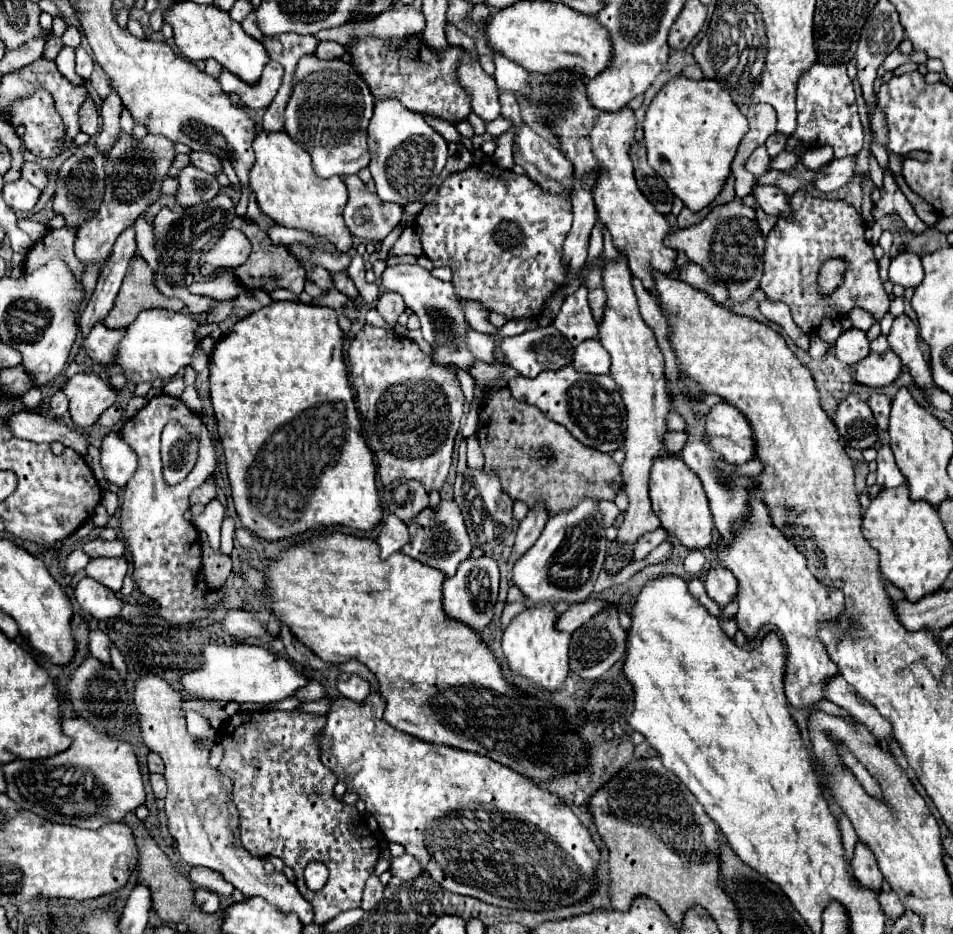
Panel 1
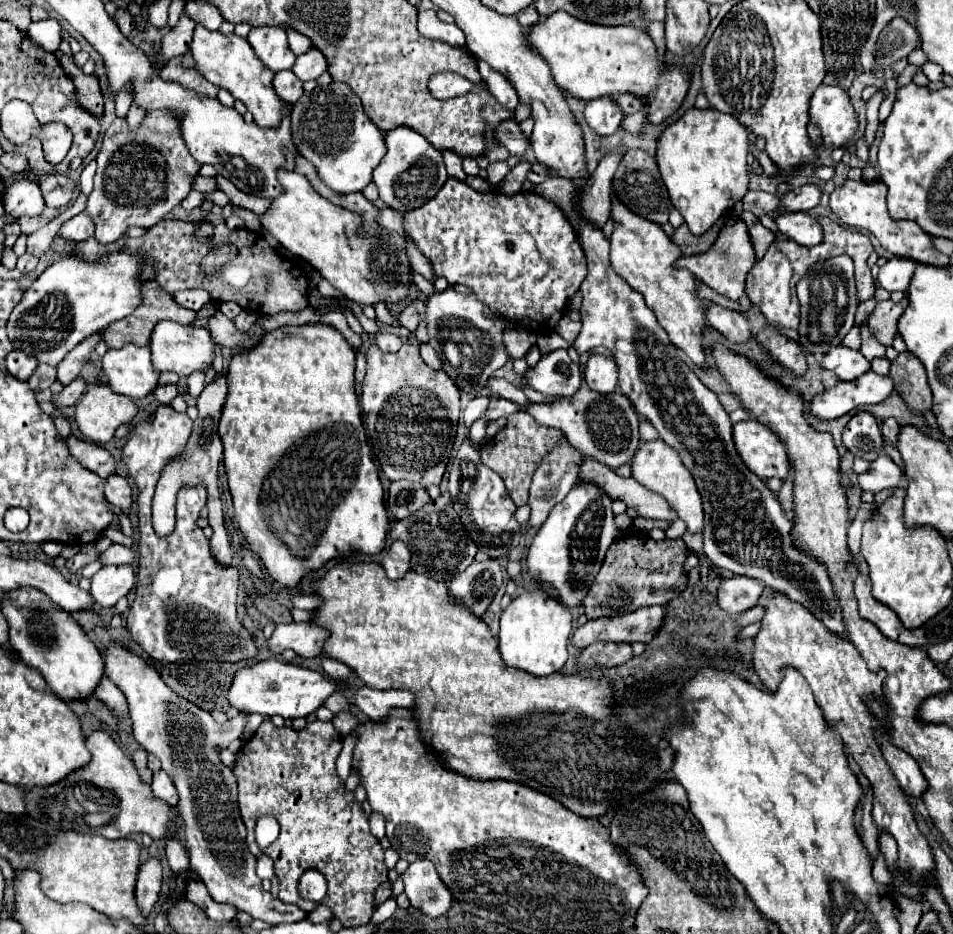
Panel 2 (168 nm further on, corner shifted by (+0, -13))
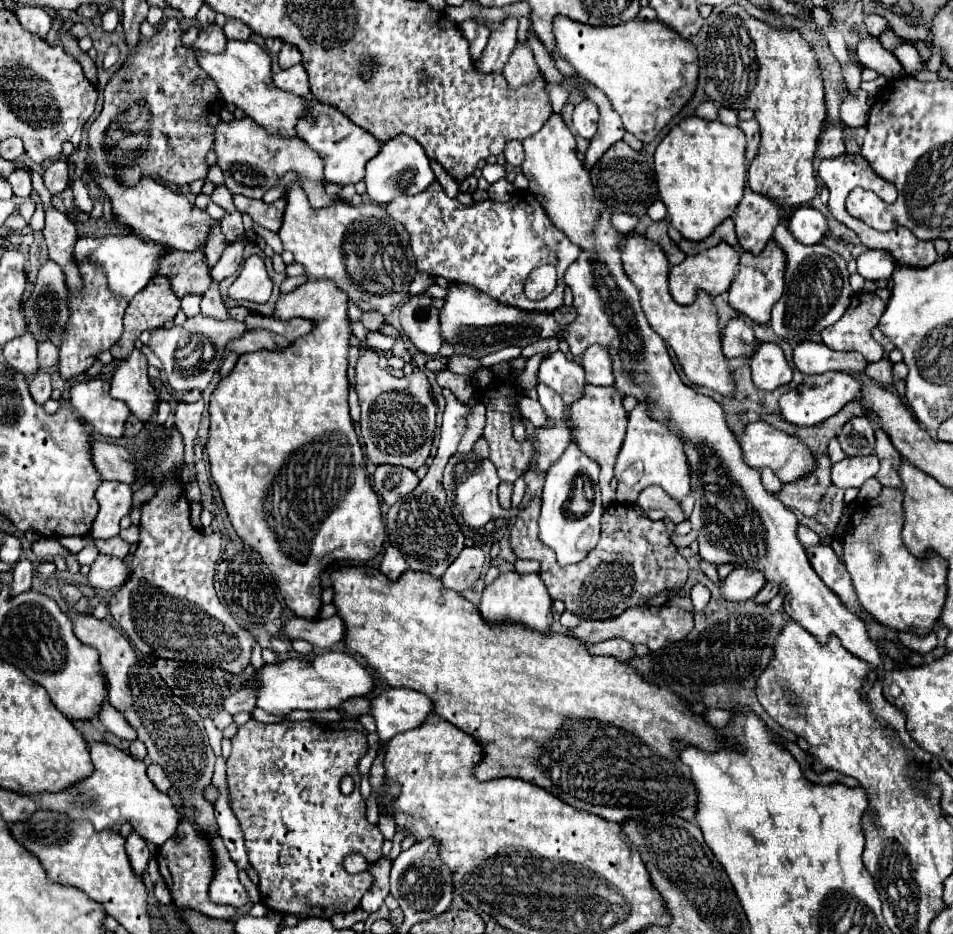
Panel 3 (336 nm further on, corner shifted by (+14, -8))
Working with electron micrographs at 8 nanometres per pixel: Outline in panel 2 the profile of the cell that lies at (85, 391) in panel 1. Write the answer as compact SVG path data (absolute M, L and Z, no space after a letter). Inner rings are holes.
M106 385L90 387L76 405L76 425L80 433L92 443L106 443L114 437L114 431L122 423L130 423L136 417L136 405L108 389Z

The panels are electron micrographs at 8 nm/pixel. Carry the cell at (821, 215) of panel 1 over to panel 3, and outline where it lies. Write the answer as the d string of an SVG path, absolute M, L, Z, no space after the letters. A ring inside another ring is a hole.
M770 240L766 248L758 256L740 254L740 270L730 286L730 306L738 312L748 316L756 324L768 324L772 306L780 300L784 292L784 252L782 248Z

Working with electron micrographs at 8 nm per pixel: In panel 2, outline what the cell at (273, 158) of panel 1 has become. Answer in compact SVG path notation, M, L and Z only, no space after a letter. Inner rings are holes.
M278 169L278 181L284 193L272 199L272 205L262 215L262 225L284 249L306 259L348 301L362 305L374 305L378 301L396 303L408 295L408 289L392 289L398 283L408 285L412 281L412 269L398 235L384 229L380 241L356 241L356 213L348 213L348 209L340 209L324 199L306 175Z

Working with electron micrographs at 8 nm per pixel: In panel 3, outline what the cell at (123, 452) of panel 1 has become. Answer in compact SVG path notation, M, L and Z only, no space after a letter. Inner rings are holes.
M104 480L96 490L96 500L100 504L100 510L92 524L92 538L118 536L120 520L130 514L132 508L132 488Z

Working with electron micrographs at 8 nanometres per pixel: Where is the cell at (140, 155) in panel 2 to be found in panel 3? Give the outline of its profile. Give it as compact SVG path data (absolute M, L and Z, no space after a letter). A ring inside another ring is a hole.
M170 16L162 26L158 26L156 34L150 40L140 38L134 56L126 64L118 66L118 70L106 84L104 108L88 132L90 162L86 166L86 172L94 168L102 174L116 174L120 180L126 180L126 184L130 184L130 180L138 180L138 176L144 174L158 174L178 186L190 184L198 178L206 178L206 154L214 144L214 126L222 122L220 110L224 102L214 80L210 80L198 66L196 52L224 52L226 36L220 26L212 24L208 28L200 28L198 40L190 48L186 48L182 42L182 34L184 30L180 28L180 20Z

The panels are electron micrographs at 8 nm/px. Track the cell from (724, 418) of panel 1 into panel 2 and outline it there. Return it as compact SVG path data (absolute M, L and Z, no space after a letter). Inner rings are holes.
M754 419L734 423L734 445L744 465L760 479L788 475L788 457L780 439Z

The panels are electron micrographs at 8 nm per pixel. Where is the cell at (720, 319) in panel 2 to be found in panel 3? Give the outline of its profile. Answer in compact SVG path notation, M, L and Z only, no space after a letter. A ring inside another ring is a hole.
M742 318L730 320L730 324L724 328L722 334L722 350L726 358L740 358L740 356L752 356L758 342L750 326L744 324Z

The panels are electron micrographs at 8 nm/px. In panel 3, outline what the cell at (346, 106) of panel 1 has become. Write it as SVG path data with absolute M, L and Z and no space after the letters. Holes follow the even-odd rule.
M310 100L308 116L298 122L298 134L324 160L326 182L340 184L340 186L360 182L364 178L364 166L368 164L368 160L372 160L380 152L380 146L382 146L382 144L378 144L378 140L374 140L374 136L370 136L366 130L358 128L342 112L338 112L336 108L330 108L328 104L322 104L318 100Z

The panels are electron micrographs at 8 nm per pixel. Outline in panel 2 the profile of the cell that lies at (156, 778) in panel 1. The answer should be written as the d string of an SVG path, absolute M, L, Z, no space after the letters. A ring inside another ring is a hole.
M164 771L154 773L152 793L154 793L154 797L166 801L166 803L172 805L172 807L176 807L176 803L178 803L178 793L176 793L176 789L174 789L174 785L172 785L172 779L170 779Z

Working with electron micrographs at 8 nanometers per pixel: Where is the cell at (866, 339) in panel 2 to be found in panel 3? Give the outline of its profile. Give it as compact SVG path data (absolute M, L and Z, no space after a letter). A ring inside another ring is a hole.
M858 292L858 294L854 294L852 296L852 304L844 312L844 316L836 324L832 324L832 326L822 330L822 334L820 334L822 342L828 348L832 348L832 350L846 350L846 352L854 350L854 352L860 352L868 362L880 360L884 356L884 348L872 338L872 330L878 326L878 320L880 320L882 312L886 310L886 304L888 304L888 300L880 300L874 292Z

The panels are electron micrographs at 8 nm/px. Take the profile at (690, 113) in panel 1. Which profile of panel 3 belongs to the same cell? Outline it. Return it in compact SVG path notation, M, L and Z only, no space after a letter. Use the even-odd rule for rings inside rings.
M690 116L674 126L660 142L654 154L654 168L658 178L658 192L668 208L672 226L690 242L708 238L718 224L730 218L740 204L746 188L746 136L740 126L726 126L722 122L708 122L698 116Z

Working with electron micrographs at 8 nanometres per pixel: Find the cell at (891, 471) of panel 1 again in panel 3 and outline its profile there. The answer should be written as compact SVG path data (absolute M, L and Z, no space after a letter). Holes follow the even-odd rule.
M858 456L858 458L844 458L832 466L832 484L846 490L846 488L860 488L868 478L876 476L878 472L878 458Z

